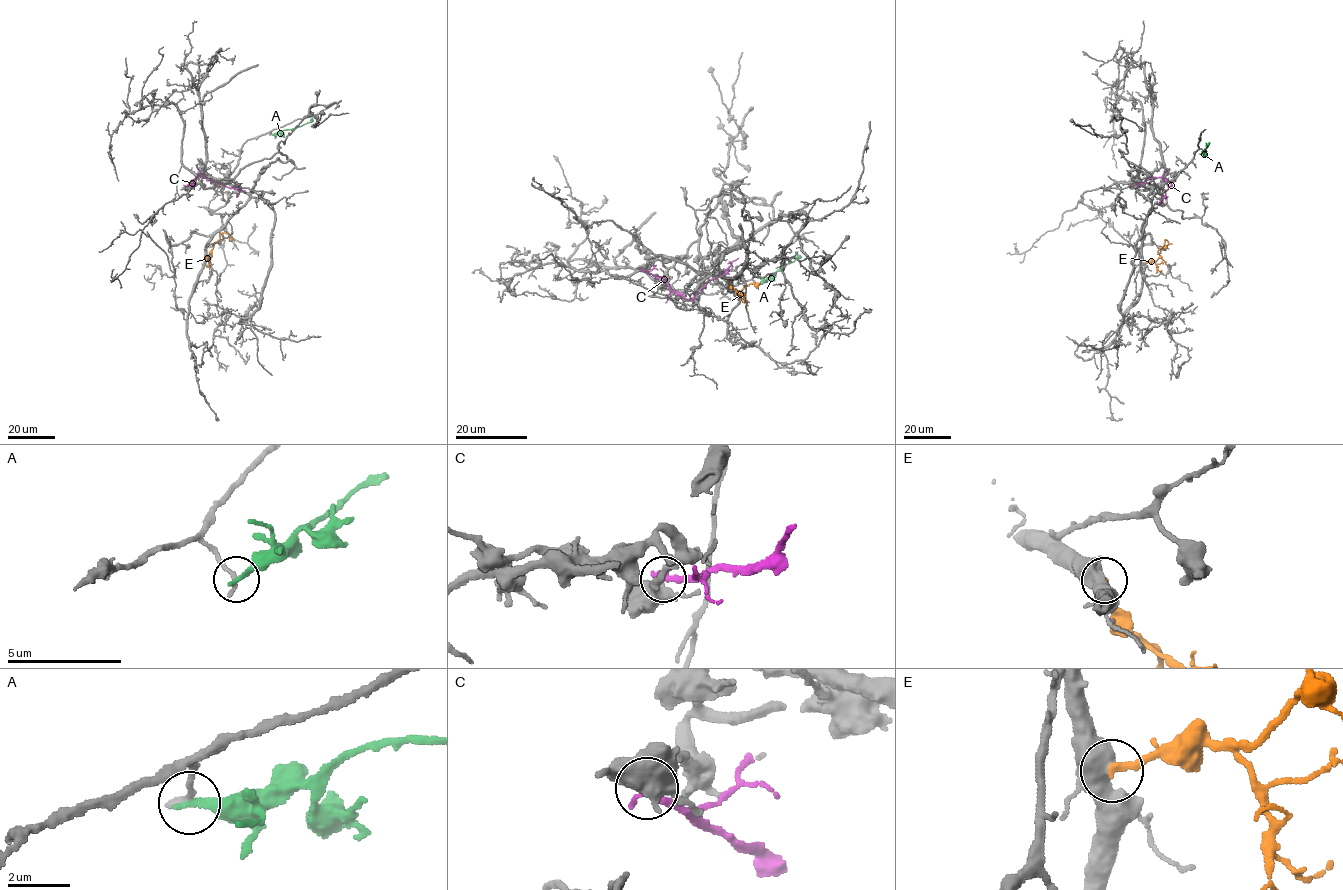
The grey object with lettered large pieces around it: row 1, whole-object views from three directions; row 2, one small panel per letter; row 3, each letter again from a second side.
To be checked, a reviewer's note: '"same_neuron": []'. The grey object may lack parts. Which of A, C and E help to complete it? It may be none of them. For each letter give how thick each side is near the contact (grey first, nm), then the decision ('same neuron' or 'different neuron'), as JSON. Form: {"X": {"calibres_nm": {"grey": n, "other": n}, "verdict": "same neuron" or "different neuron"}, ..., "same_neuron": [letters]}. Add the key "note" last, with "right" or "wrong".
{"A": {"calibres_nm": {"grey": 240, "other": 240}, "verdict": "different neuron"}, "C": {"calibres_nm": {"grey": 440, "other": 320}, "verdict": "different neuron"}, "E": {"calibres_nm": {"grey": 420, "other": 240}, "verdict": "same neuron"}, "same_neuron": ["E"], "note": "wrong"}

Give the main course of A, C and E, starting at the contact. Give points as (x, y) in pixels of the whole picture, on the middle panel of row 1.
A: (757, 286), (783, 266), (799, 258)
C: (643, 268), (657, 277), (661, 276), (673, 291), (688, 299), (722, 275), (732, 264), (728, 262)
E: (728, 280), (737, 294), (736, 289), (743, 296), (743, 289), (749, 283), (758, 289)

